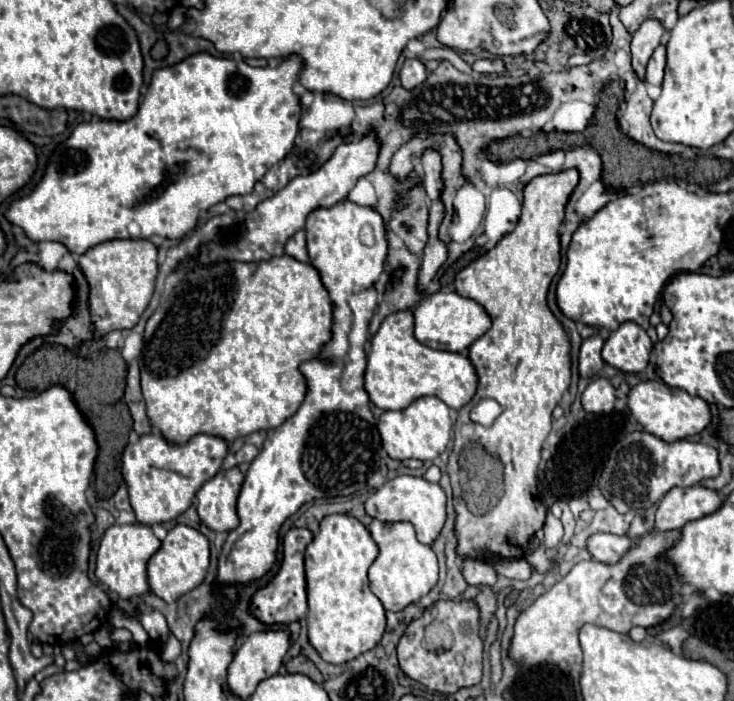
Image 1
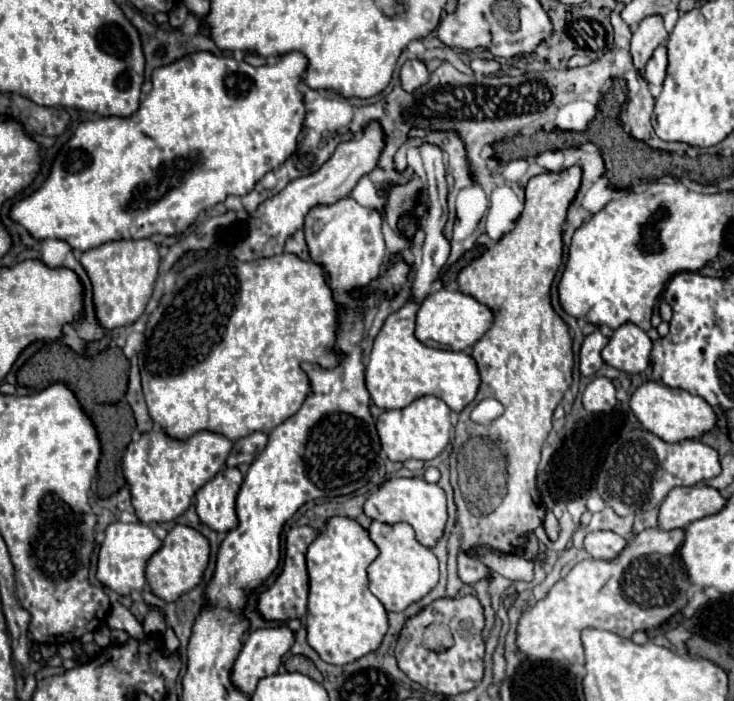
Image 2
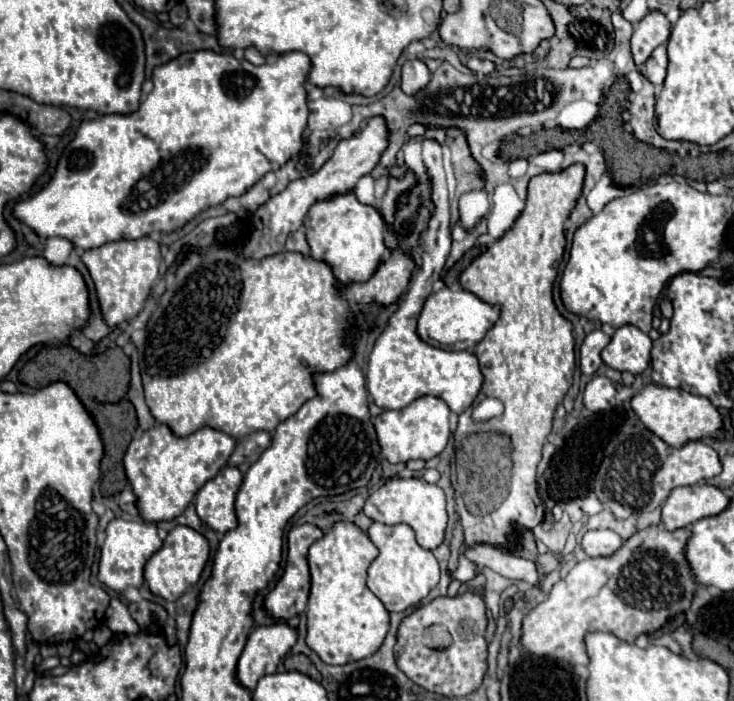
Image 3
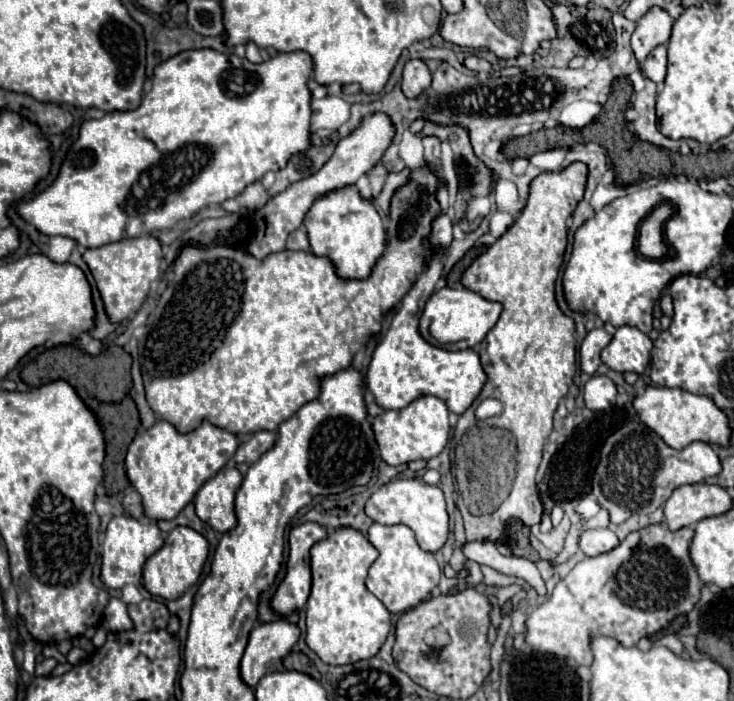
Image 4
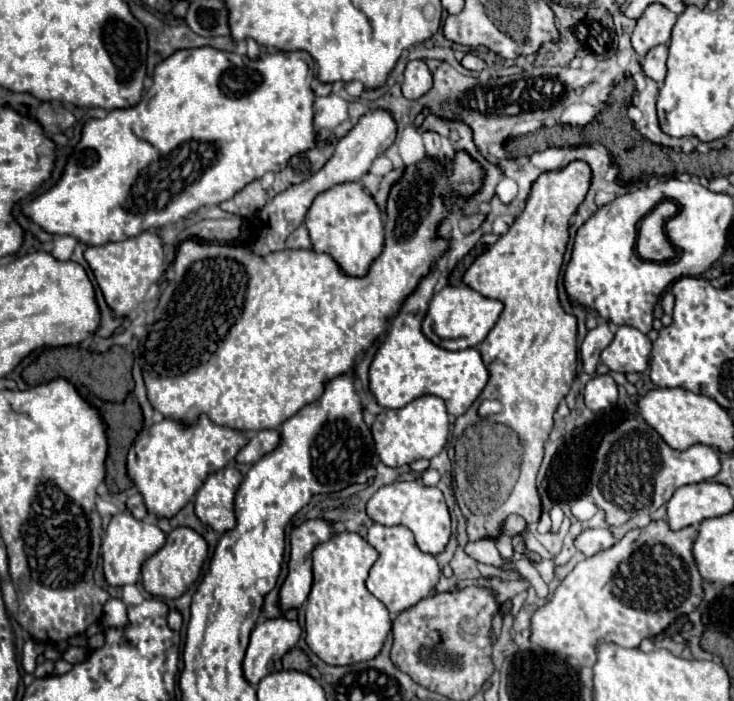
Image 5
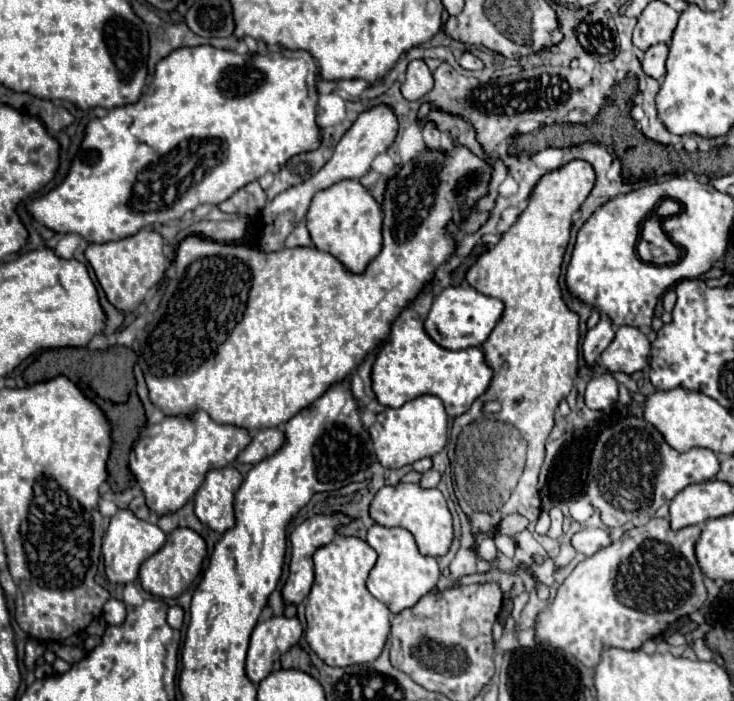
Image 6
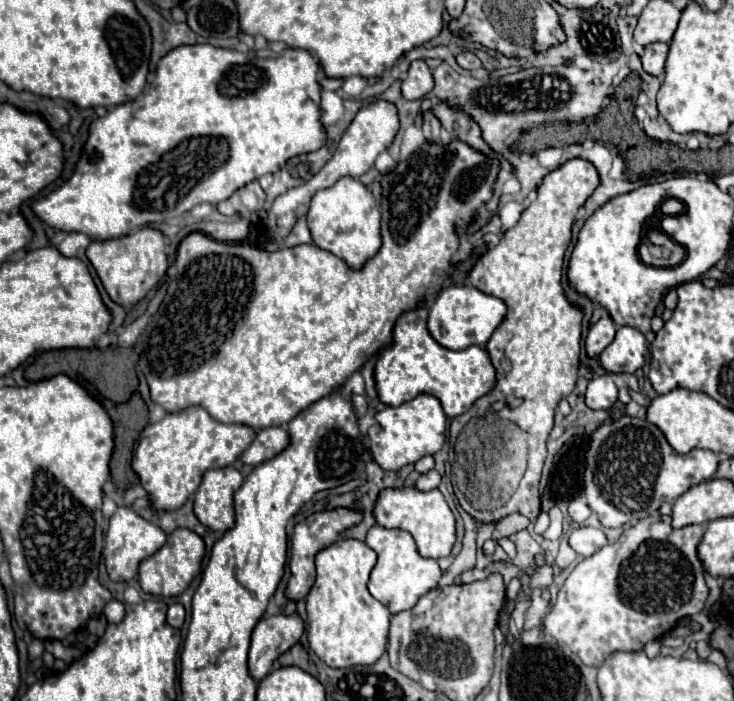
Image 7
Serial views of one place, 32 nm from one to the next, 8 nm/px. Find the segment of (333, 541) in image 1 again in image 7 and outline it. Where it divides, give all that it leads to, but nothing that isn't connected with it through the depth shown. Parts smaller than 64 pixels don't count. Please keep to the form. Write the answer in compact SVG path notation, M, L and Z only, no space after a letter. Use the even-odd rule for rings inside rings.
M342 538L328 548L316 554L316 582L306 596L308 610L308 646L310 650L330 668L350 668L350 666L370 666L380 660L386 652L386 636L388 636L388 620L390 610L370 596L366 584L370 570L376 564L376 552L366 546L366 542Z

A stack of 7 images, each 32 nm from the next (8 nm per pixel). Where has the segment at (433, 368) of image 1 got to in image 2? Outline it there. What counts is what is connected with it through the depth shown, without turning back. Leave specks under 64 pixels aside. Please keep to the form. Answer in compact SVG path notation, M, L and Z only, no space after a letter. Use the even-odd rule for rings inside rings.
M406 302L398 312L386 318L384 328L374 340L374 348L366 366L366 388L372 396L372 402L384 410L406 408L416 398L430 394L442 398L450 410L462 412L474 400L480 388L476 360L468 352L436 350L422 344L414 336L418 308L418 302Z

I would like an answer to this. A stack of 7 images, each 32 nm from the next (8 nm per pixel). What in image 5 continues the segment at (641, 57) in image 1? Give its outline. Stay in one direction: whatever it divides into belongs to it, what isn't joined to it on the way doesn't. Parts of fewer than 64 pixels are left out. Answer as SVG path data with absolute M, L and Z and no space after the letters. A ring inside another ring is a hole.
M650 4L644 14L638 18L638 24L632 34L634 50L644 56L650 48L658 44L668 44L672 28L676 24L676 14L664 4Z

